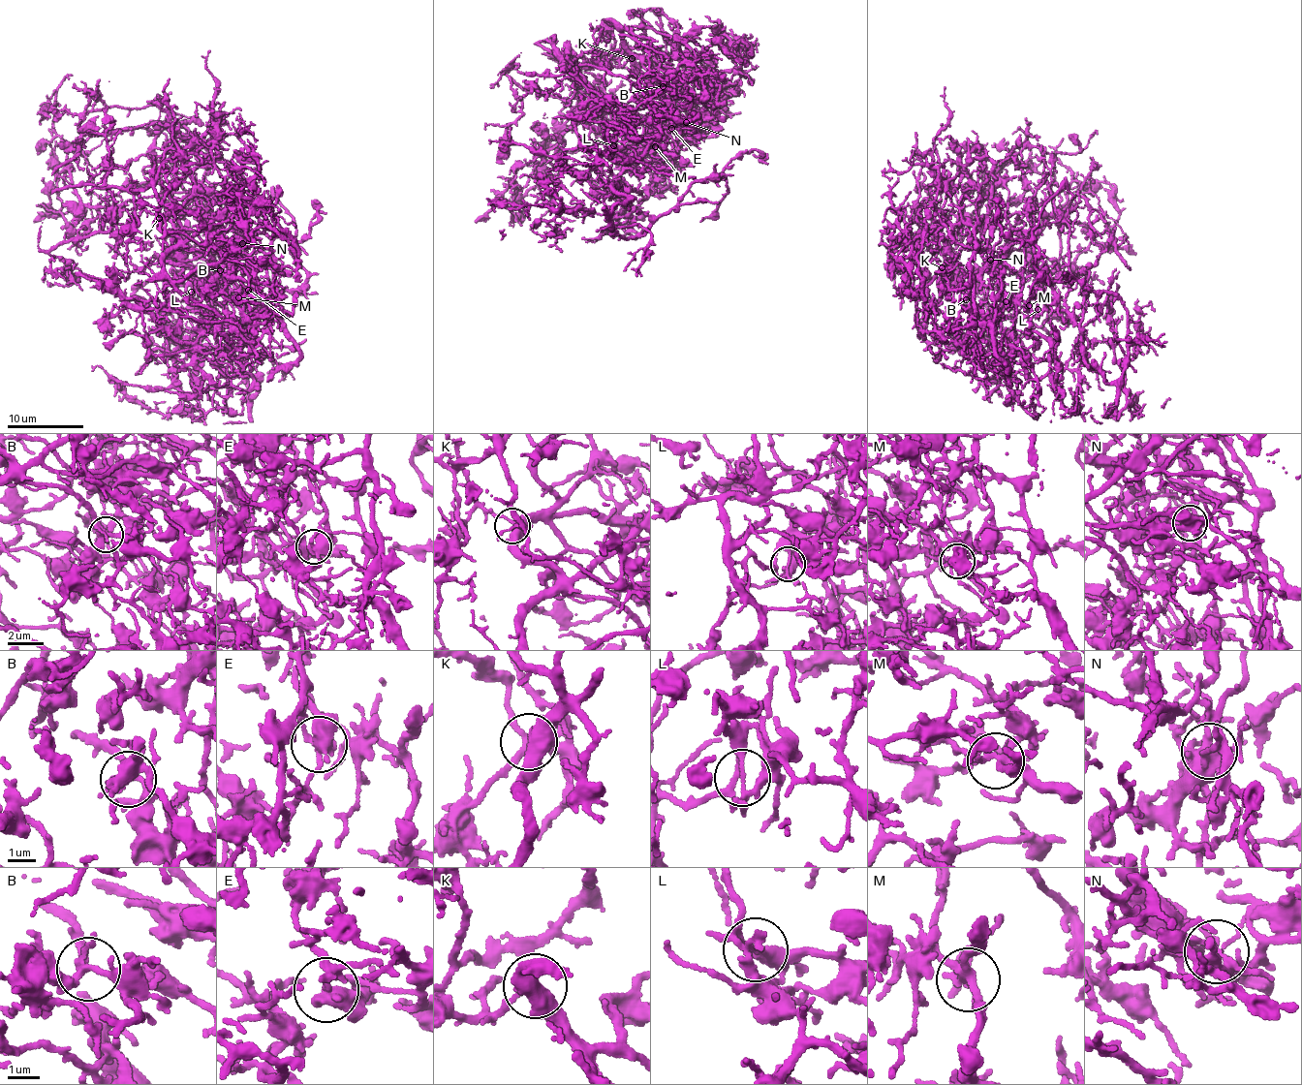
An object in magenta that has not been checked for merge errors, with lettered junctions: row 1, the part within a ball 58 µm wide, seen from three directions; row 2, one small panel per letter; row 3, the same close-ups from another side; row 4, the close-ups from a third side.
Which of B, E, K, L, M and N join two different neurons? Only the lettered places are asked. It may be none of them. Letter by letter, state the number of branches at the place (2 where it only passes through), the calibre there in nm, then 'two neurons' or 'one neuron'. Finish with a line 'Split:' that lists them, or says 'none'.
B: branches 4; calibre 220 nm; one neuron
E: branches 3; calibre 400 nm; two neurons
K: branches 3; calibre 440 nm; one neuron
L: branches 5; calibre 140 nm; two neurons
M: branches 5; calibre 240 nm; one neuron
N: branches 4; calibre 190 nm; two neurons
Split: E, L, N

